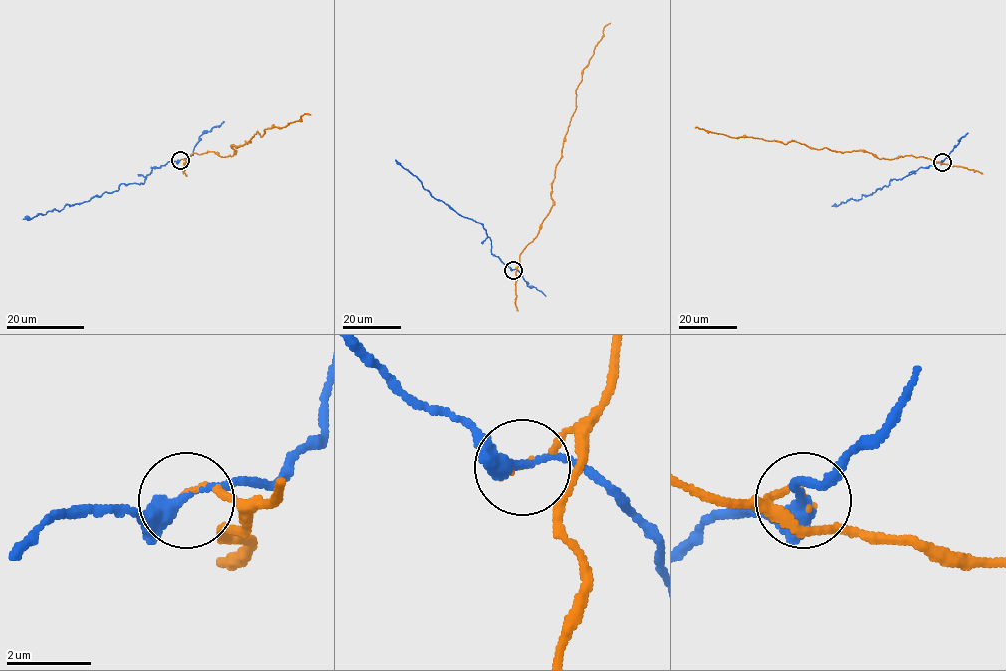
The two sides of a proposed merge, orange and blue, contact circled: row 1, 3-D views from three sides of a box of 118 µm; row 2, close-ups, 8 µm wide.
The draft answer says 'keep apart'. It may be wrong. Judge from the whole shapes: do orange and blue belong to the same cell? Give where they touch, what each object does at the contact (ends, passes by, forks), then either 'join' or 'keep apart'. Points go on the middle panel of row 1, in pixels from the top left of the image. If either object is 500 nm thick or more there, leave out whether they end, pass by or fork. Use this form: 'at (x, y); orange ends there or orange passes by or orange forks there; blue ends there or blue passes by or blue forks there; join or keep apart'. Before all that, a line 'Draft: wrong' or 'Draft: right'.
Draft: right
at (513, 270); orange ends there; blue passes by; keep apart

